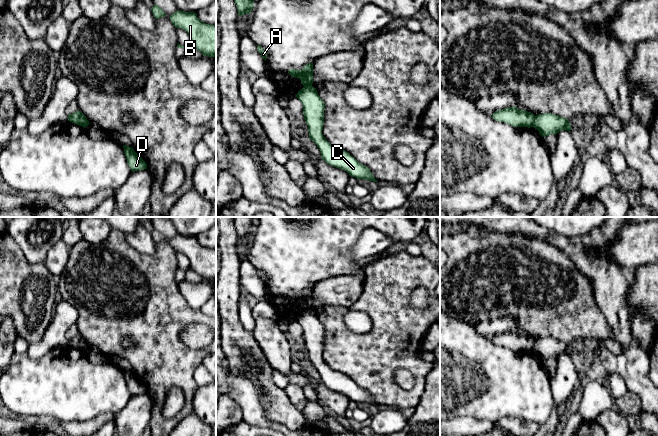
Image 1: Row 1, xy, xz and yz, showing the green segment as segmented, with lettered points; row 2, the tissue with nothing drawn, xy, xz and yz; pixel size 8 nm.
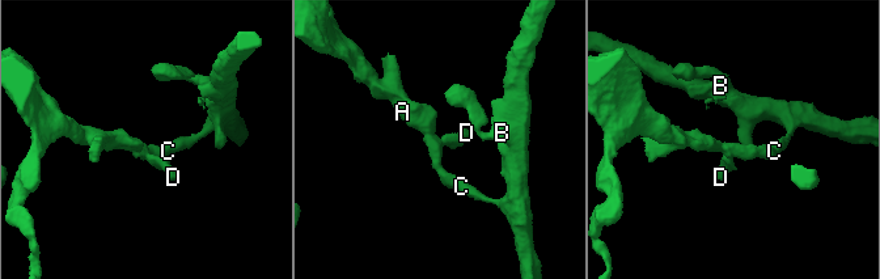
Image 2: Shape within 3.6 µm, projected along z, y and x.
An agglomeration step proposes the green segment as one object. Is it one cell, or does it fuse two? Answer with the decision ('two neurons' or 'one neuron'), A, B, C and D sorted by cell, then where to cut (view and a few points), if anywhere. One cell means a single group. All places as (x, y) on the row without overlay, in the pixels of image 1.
two neurons | A / B C D | yz (535, 340), (531, 350)

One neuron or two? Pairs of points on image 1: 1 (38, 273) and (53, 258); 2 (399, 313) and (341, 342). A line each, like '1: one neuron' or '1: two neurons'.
1: two neurons
2: one neuron

